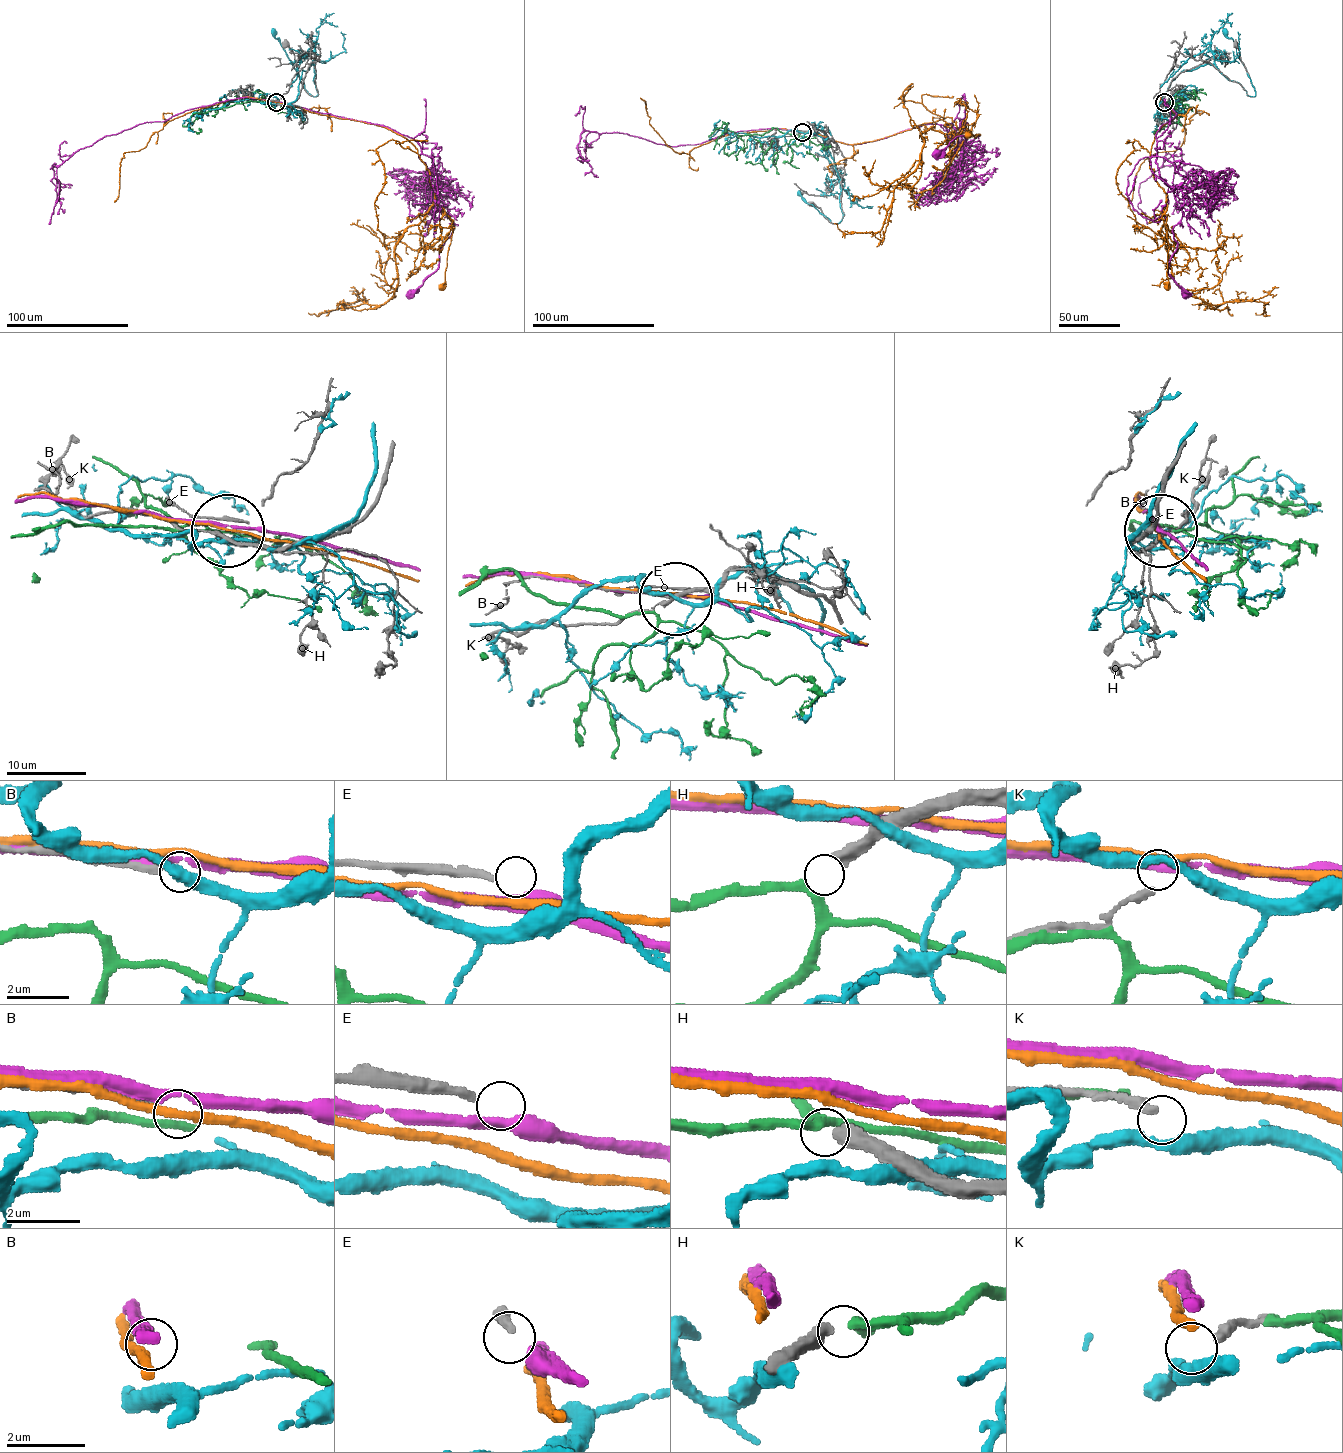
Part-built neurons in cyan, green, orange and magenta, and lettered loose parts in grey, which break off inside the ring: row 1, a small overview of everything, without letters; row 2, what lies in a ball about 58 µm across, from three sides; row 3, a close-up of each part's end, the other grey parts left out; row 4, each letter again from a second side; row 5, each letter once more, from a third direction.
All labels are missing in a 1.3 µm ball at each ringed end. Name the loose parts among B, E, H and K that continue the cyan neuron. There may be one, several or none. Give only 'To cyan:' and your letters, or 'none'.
To cyan: none

